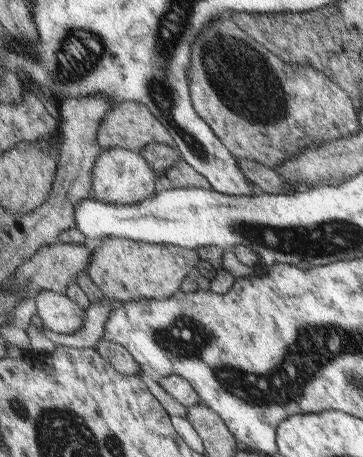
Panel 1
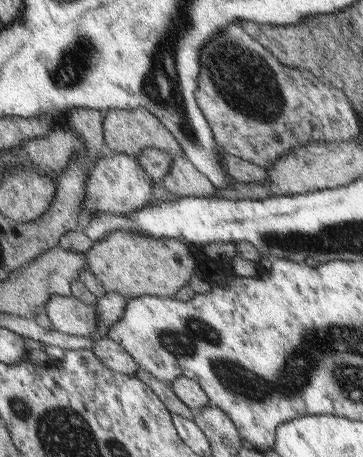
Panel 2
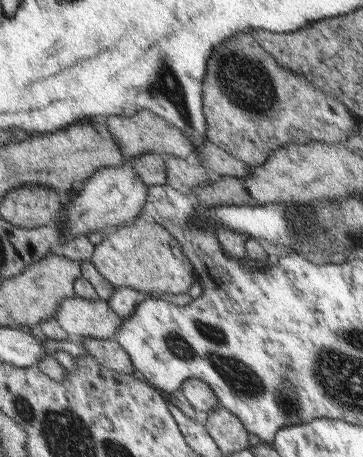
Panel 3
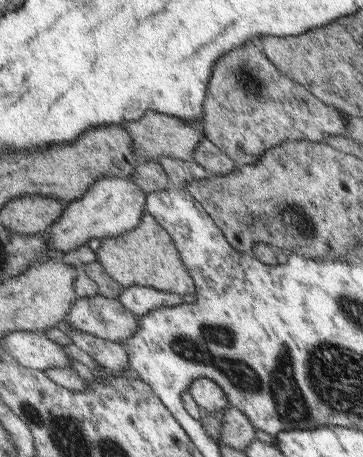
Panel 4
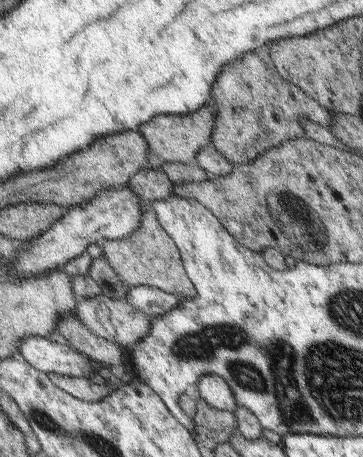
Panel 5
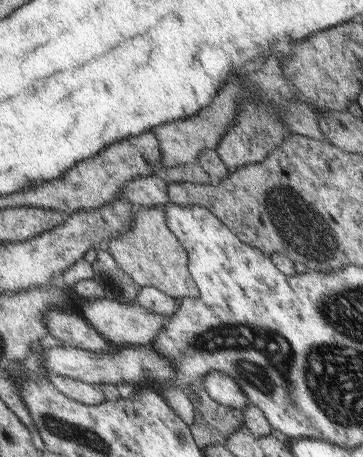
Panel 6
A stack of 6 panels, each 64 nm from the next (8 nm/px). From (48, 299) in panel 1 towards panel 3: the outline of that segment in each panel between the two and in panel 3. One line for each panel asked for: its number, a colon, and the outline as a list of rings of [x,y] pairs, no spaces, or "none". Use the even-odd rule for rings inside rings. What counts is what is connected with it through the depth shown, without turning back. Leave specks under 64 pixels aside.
2: [[[49,296],[45,306],[41,308],[49,318],[53,330],[63,332],[67,336],[85,338],[95,332],[95,306],[87,306],[77,298],[63,298],[63,296]]]
3: [[[67,298],[61,300],[59,308],[55,310],[53,320],[67,332],[69,340],[77,342],[77,340],[111,340],[115,336],[115,332],[119,332],[121,326],[121,318],[107,306],[105,300],[83,300],[83,298]]]

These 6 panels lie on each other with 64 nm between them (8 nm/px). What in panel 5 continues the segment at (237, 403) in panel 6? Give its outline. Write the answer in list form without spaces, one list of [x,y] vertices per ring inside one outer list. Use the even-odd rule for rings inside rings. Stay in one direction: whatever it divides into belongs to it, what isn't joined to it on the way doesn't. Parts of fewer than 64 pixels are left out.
[[[203,376],[197,386],[193,386],[191,390],[193,394],[197,394],[197,398],[201,398],[209,408],[219,410],[219,412],[233,412],[235,400],[227,388],[227,384],[223,384],[217,376]]]

